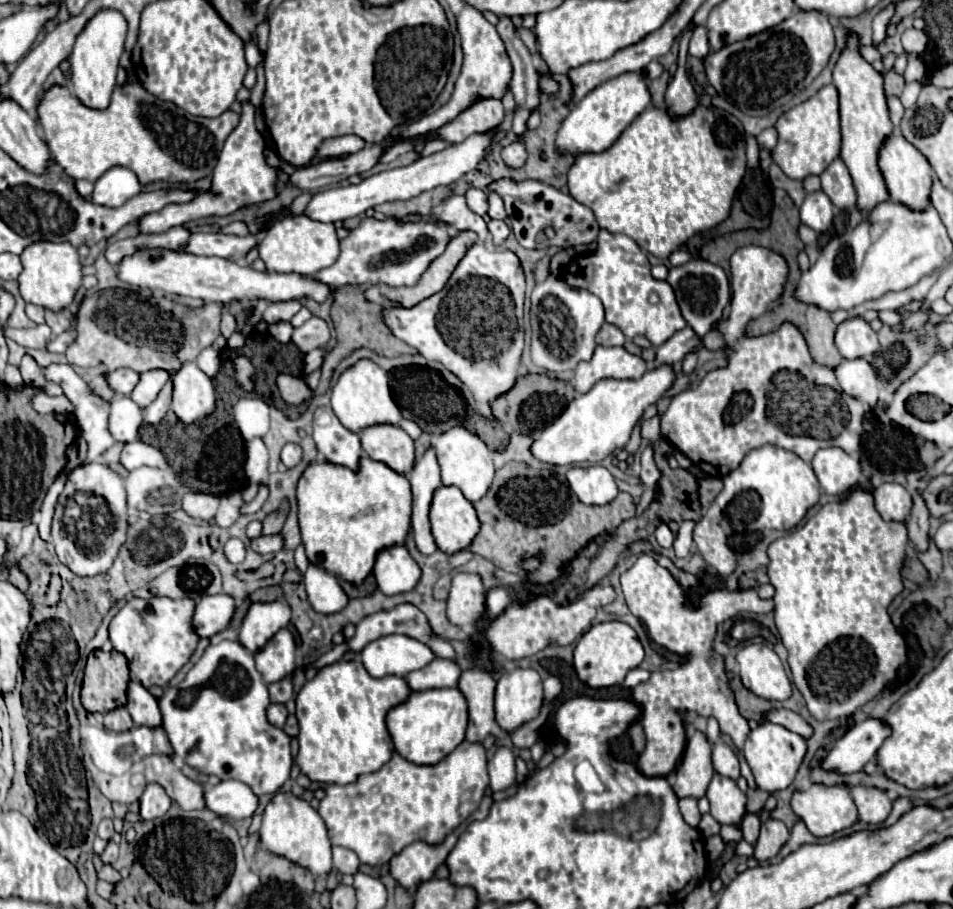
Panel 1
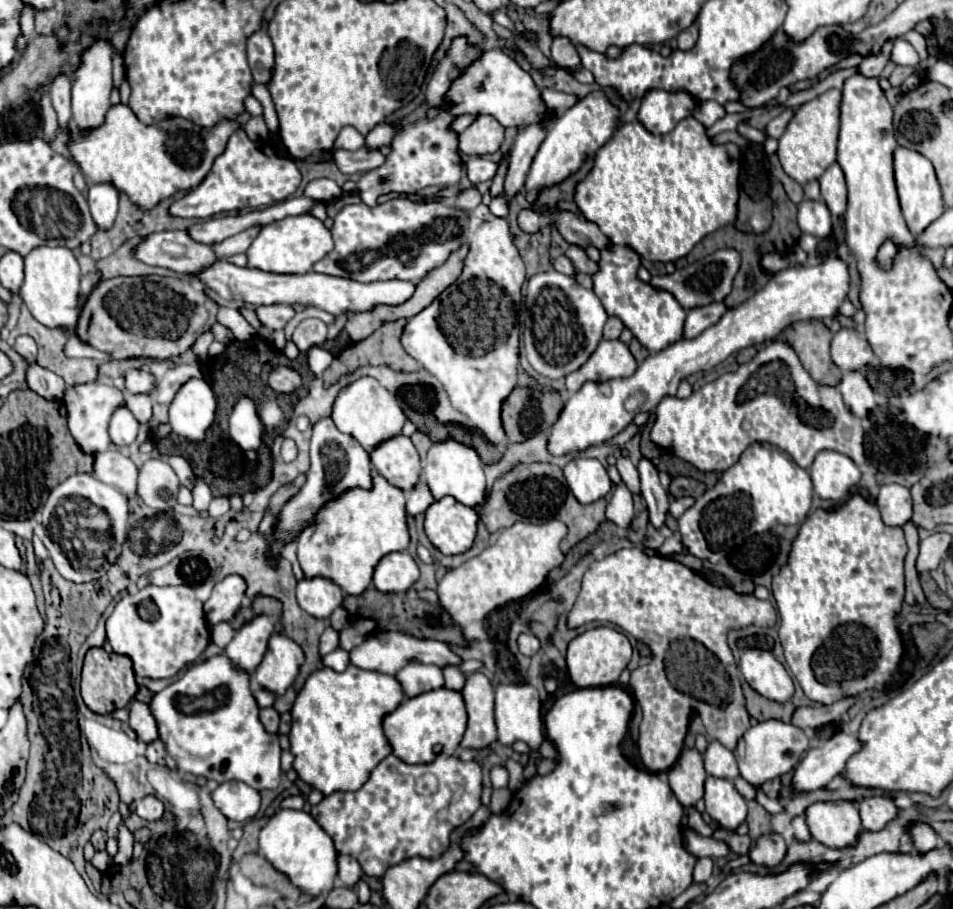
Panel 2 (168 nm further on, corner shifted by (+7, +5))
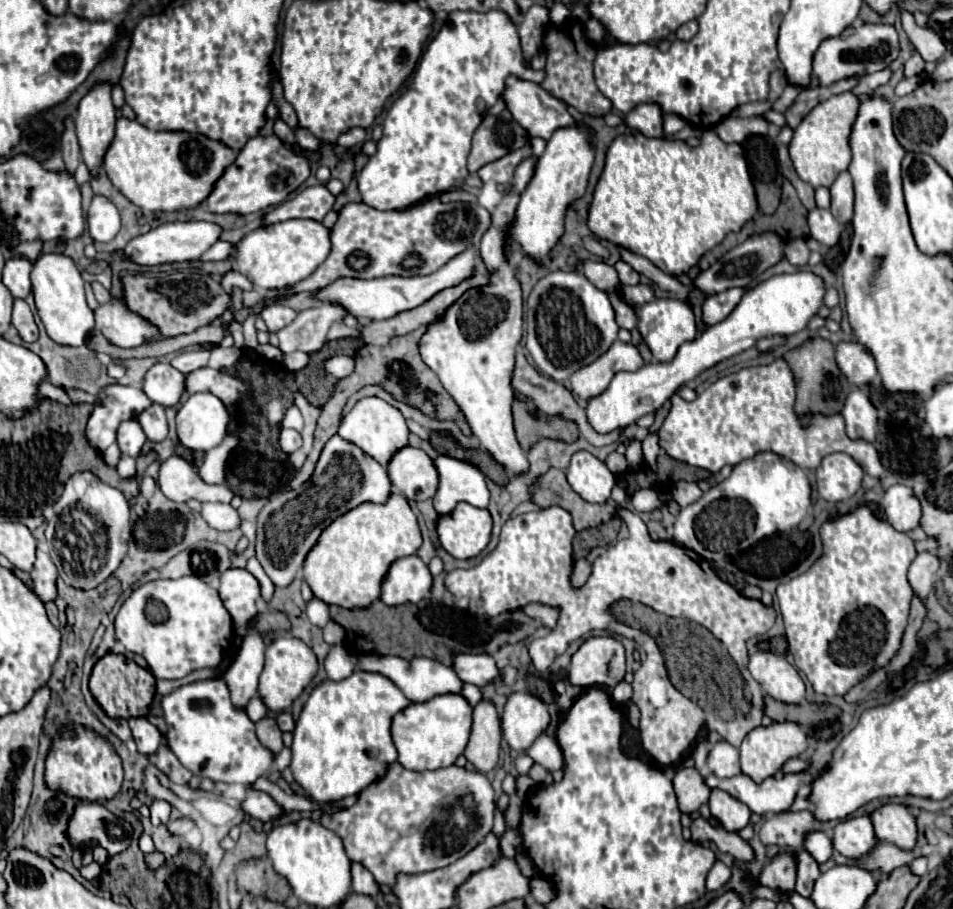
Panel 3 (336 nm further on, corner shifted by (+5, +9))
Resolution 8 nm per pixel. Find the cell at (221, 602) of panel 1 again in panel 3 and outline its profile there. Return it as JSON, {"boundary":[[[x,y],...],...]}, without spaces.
{"boundary":[[[229,568],[221,574],[219,596],[233,616],[235,632],[239,636],[247,636],[247,624],[251,618],[259,614],[257,598],[259,598],[259,582],[245,568]]]}

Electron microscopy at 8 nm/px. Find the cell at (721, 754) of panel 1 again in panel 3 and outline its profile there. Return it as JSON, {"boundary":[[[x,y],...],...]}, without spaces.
{"boundary":[[[719,742],[715,748],[709,752],[707,758],[707,768],[719,778],[731,778],[741,772],[739,768],[739,750],[731,746],[729,742]]]}

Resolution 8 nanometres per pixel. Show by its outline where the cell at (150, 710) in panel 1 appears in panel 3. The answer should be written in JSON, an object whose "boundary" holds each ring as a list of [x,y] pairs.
{"boundary":[[[147,718],[129,720],[129,726],[131,726],[133,738],[135,738],[137,750],[141,754],[155,754],[157,748],[161,746],[161,734],[159,734],[159,730]]]}

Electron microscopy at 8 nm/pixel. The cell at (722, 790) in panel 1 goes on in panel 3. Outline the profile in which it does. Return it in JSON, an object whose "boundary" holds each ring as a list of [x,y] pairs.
{"boundary":[[[711,790],[709,808],[711,808],[711,816],[717,818],[723,830],[727,832],[743,830],[751,818],[751,810],[743,802],[725,794],[723,790]]]}

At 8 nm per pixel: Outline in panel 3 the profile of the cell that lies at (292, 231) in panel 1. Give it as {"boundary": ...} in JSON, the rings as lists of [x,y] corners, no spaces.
{"boundary":[[[285,220],[245,234],[235,246],[237,272],[247,276],[255,288],[281,290],[295,286],[315,272],[329,256],[329,230],[317,220]]]}

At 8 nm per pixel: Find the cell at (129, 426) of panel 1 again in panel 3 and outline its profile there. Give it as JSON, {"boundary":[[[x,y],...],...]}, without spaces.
{"boundary":[[[121,422],[117,432],[117,444],[121,450],[121,456],[133,456],[137,458],[141,454],[141,448],[145,444],[145,432],[141,430],[139,422]]]}

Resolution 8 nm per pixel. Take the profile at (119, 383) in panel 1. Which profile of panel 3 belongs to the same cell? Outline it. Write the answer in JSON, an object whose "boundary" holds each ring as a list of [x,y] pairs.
{"boundary":[[[155,364],[145,376],[145,394],[161,406],[175,406],[185,392],[185,374],[169,364]]]}

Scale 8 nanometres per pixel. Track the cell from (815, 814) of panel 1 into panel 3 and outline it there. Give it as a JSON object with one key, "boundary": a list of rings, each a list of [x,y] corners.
{"boundary":[[[869,816],[847,818],[835,826],[833,846],[845,858],[859,860],[861,856],[869,854],[875,848],[875,844],[877,844],[877,838]]]}

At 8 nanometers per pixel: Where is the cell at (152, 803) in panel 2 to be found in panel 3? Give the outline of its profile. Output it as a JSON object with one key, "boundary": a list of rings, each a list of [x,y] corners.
{"boundary":[[[155,800],[151,804],[151,822],[153,824],[167,824],[171,814],[171,804],[165,800]]]}

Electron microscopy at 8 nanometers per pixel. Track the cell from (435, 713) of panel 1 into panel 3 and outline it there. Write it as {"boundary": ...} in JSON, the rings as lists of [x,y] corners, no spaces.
{"boundary":[[[443,694],[429,702],[409,704],[405,710],[393,716],[393,742],[399,752],[399,764],[407,770],[437,770],[455,764],[463,754],[471,734],[473,708],[461,694]]]}

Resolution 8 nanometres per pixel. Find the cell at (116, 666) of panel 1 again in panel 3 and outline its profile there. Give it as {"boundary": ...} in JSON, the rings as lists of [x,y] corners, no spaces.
{"boundary":[[[109,652],[95,664],[89,688],[101,708],[107,712],[107,716],[129,720],[149,714],[149,706],[155,696],[155,676],[149,670],[137,666],[133,660],[125,658],[123,654]]]}

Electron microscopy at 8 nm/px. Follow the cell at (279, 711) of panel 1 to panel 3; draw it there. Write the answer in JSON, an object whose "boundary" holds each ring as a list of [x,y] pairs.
{"boundary":[[[263,718],[261,722],[257,722],[255,726],[257,730],[257,738],[259,742],[273,752],[273,756],[277,756],[283,748],[283,742],[281,742],[281,730],[277,726],[277,722],[273,718]]]}

